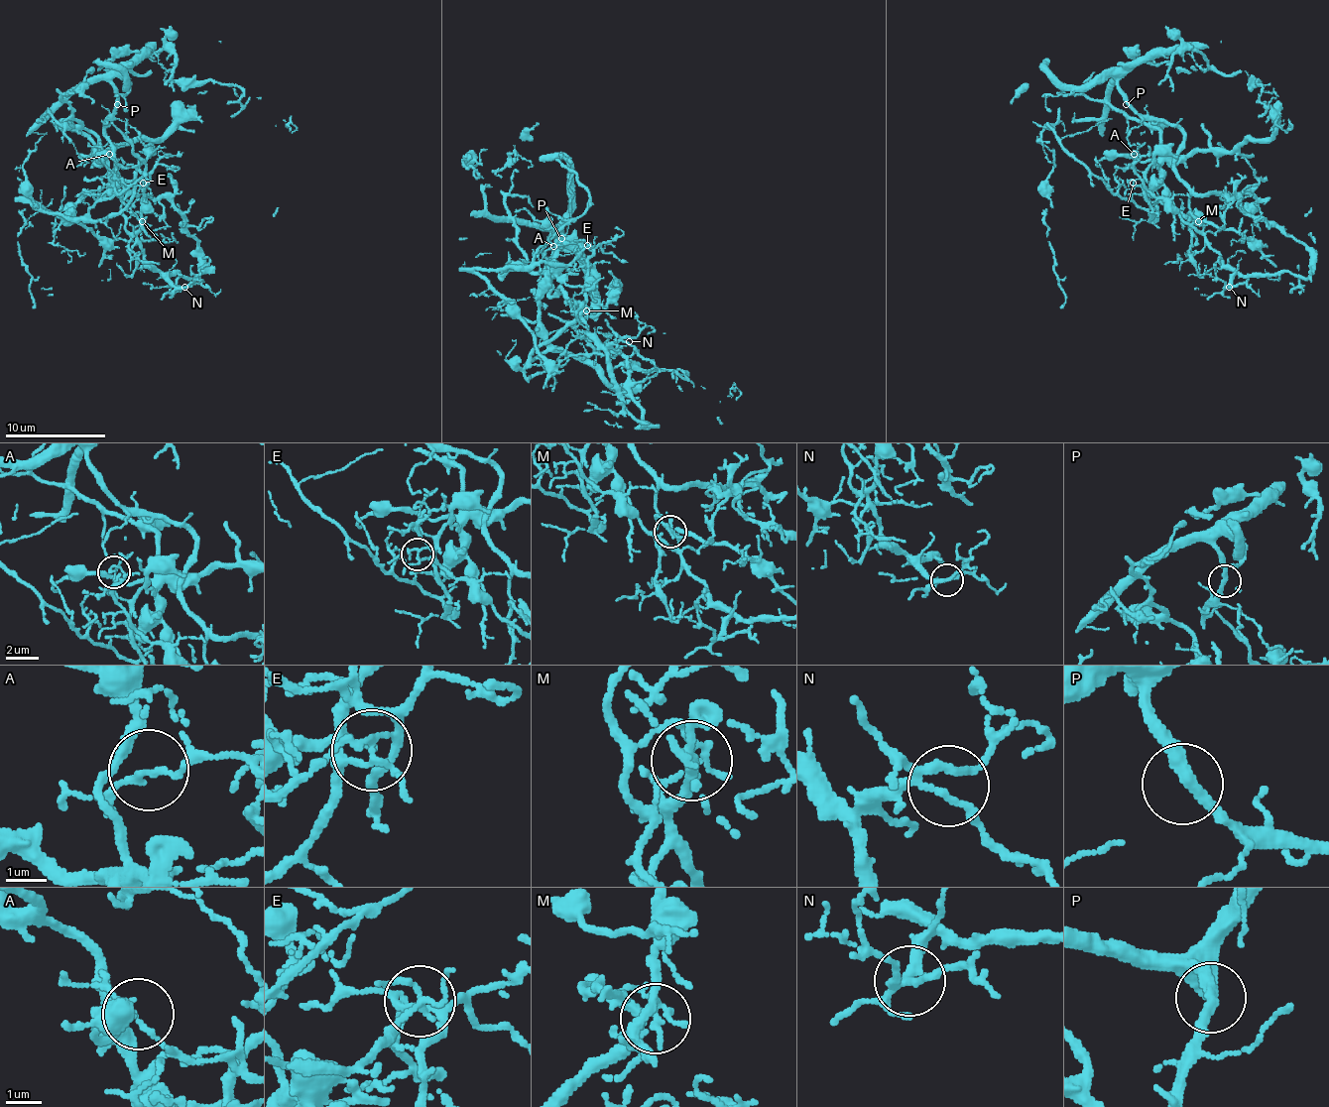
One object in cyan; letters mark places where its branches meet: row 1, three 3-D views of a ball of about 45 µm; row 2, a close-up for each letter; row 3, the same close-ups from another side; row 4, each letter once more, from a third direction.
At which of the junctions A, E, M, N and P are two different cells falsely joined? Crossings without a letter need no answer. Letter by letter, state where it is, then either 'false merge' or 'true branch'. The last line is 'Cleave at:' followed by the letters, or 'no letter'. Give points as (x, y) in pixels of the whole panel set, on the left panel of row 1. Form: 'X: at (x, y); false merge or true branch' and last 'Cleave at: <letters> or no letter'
A: at (109, 154); true branch
E: at (143, 183); false merge
M: at (142, 221); false merge
N: at (184, 287); true branch
P: at (117, 104); true branch
Cleave at: E, M

